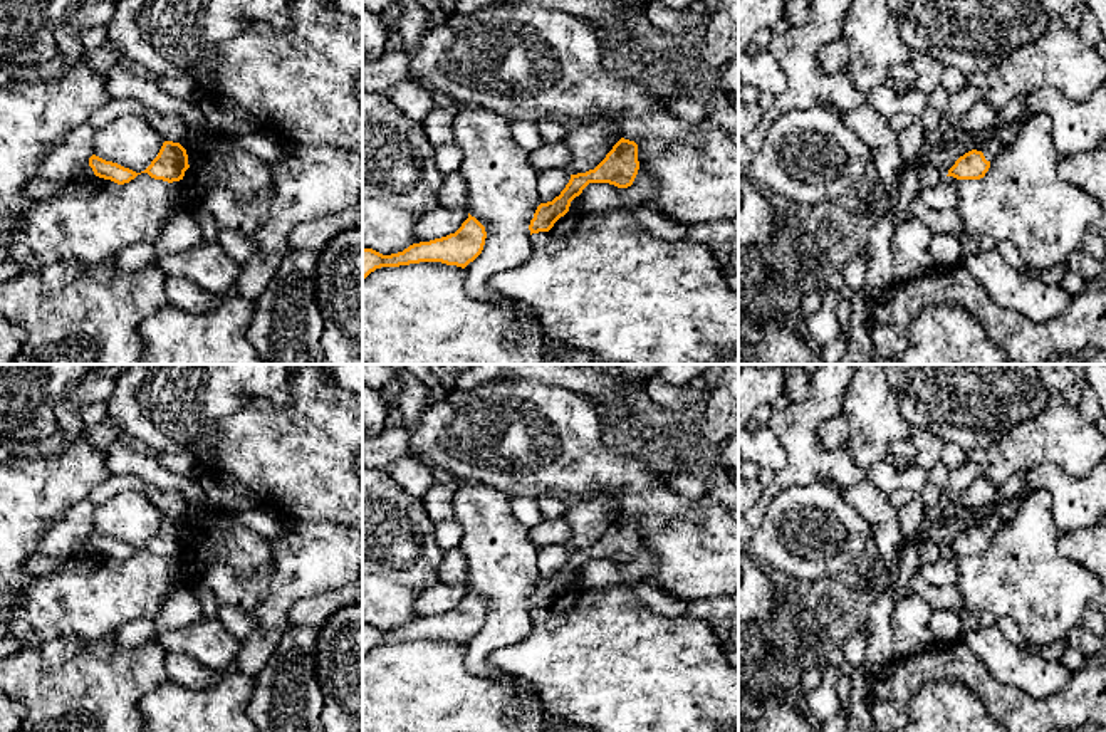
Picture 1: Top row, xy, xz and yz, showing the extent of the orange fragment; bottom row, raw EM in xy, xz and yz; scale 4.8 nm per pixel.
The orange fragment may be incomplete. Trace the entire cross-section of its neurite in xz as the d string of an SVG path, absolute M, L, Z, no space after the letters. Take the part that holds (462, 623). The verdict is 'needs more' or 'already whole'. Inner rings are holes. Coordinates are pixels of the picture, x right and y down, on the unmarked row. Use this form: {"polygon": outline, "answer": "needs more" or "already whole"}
{"polygon": "M468 589L468 594L455 609L413 620L403 628L383 631L373 625L363 625L363 656L381 643L399 643L420 638L441 638L465 645L482 630L485 614L485 603Z", "answer": "already whole"}

